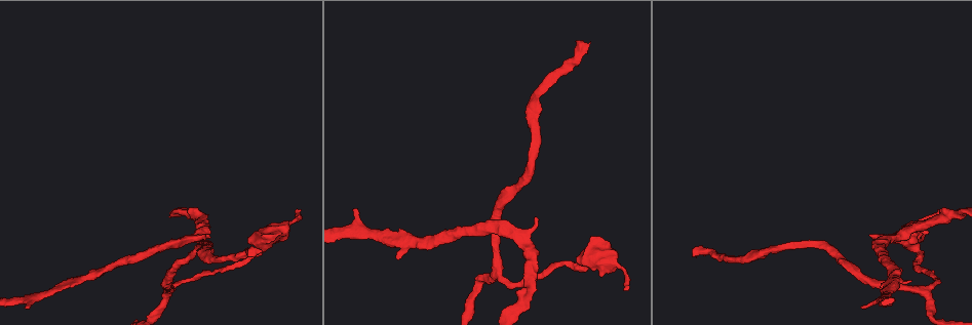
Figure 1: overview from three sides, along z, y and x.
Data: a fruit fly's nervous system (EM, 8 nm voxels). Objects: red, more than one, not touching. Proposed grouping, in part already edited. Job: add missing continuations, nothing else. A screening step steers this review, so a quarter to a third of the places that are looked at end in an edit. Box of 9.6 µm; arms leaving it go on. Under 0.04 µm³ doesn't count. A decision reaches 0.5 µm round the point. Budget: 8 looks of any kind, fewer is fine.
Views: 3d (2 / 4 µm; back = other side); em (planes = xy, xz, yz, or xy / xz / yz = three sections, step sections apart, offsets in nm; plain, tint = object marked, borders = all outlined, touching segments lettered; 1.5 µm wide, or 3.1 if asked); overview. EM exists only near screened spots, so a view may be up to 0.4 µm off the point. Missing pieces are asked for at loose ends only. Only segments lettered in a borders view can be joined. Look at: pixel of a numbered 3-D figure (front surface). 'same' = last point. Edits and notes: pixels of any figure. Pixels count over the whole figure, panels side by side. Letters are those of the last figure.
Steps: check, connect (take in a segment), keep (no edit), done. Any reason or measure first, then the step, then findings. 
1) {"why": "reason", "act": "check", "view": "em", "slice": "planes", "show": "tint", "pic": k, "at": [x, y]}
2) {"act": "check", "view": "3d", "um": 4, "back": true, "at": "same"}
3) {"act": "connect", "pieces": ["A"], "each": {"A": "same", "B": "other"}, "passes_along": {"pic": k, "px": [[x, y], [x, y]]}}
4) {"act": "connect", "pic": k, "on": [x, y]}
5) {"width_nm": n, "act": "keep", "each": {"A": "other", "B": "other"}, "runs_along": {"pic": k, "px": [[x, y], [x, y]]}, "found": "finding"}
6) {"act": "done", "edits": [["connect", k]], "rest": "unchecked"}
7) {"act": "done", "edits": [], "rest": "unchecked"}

{"why": "an open end", "act": "check", "view": "3d", "um": 2, "pic": 1, "at": [910, 280]}

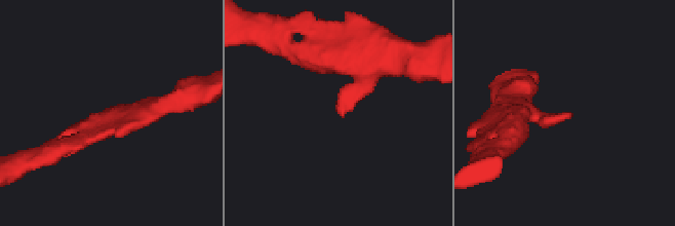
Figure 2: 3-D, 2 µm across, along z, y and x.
{"why": "now the EM", "act": "check", "view": "em", "slice": "planes", "show": "plain", "pic": 2, "at": [343, 115]}

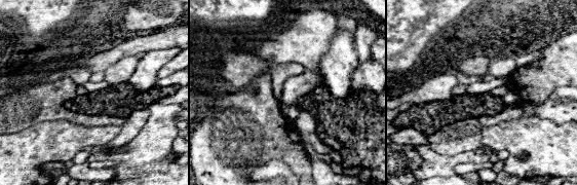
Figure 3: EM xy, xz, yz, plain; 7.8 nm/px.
{"why": "see the neighbours", "act": "check", "view": "em", "slice": "planes", "show": "borders", "at": "same"}

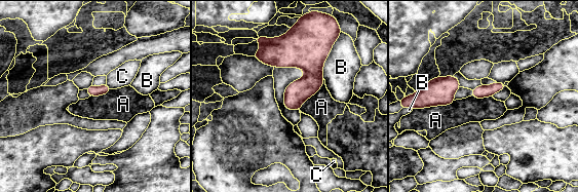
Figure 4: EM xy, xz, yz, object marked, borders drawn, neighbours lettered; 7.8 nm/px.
{"act": "keep", "each": {"A": "other", "B": "other", "C": "other"}, "border": {"pic": 4, "px": [[323, 79], [322, 85], [299, 110]]}, "found": "none of them fits"}

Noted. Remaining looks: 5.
{"why": "an open end", "act": "check", "view": "3d", "um": 2, "pic": 1, "at": [26, 306]}

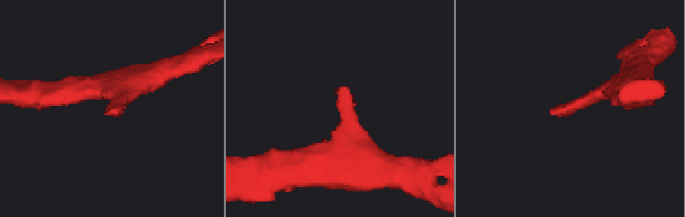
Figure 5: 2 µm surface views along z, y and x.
{"why": "need the tissue", "act": "check", "view": "em", "slice": "planes", "show": "borders", "pic": 5, "at": [336, 89]}

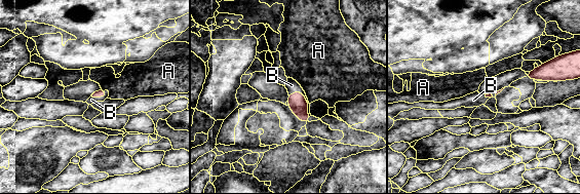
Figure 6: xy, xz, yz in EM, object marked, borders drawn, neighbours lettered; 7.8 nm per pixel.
{"act": "connect", "pieces": ["B"], "each": {"A": "other", "B": "same"}, "passes_along": {"pic": 6, "px": [[298, 105], [304, 99], [292, 85]]}, "found": "the neuron continues"}

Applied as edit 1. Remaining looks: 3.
{"act": "check", "view": "overview"}

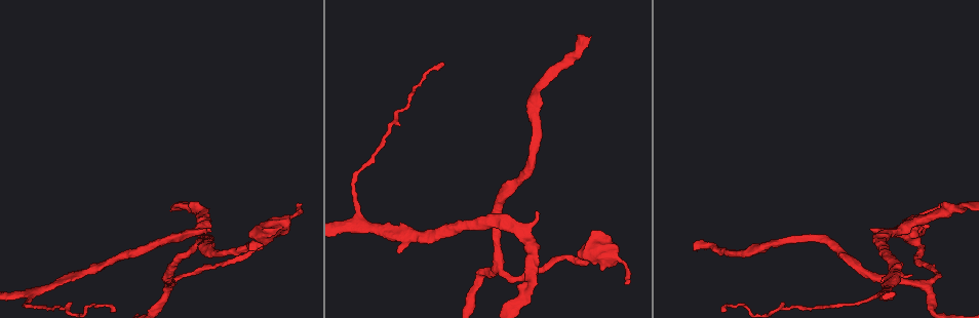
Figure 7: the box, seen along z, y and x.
{"act": "check", "view": "em", "slice": "xy", "step": 4, "show": "plain", "pic": 7, "at": [625, 283]}

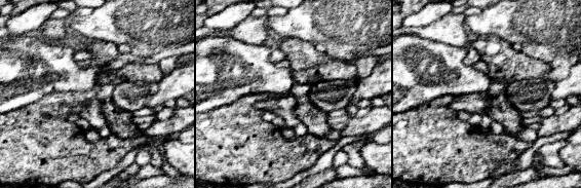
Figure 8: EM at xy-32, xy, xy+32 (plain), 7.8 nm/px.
{"act": "check", "view": "em", "slice": "xy", "step": 4, "show": "borders", "at": "same"}

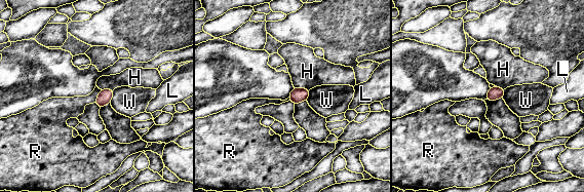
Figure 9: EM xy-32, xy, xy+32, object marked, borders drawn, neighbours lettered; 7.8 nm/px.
{"width_nm": 100, "act": "keep", "each": {"H": "other", "L": "other", "R": "other", "W": "other"}, "border": {"pic": 9, "px": [[101, 89], [93, 102]]}, "found": "no lettered segment goes on from it"}

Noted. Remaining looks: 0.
{"act": "done", "edits": [["connect", 6]], "rest": "unchecked"}

